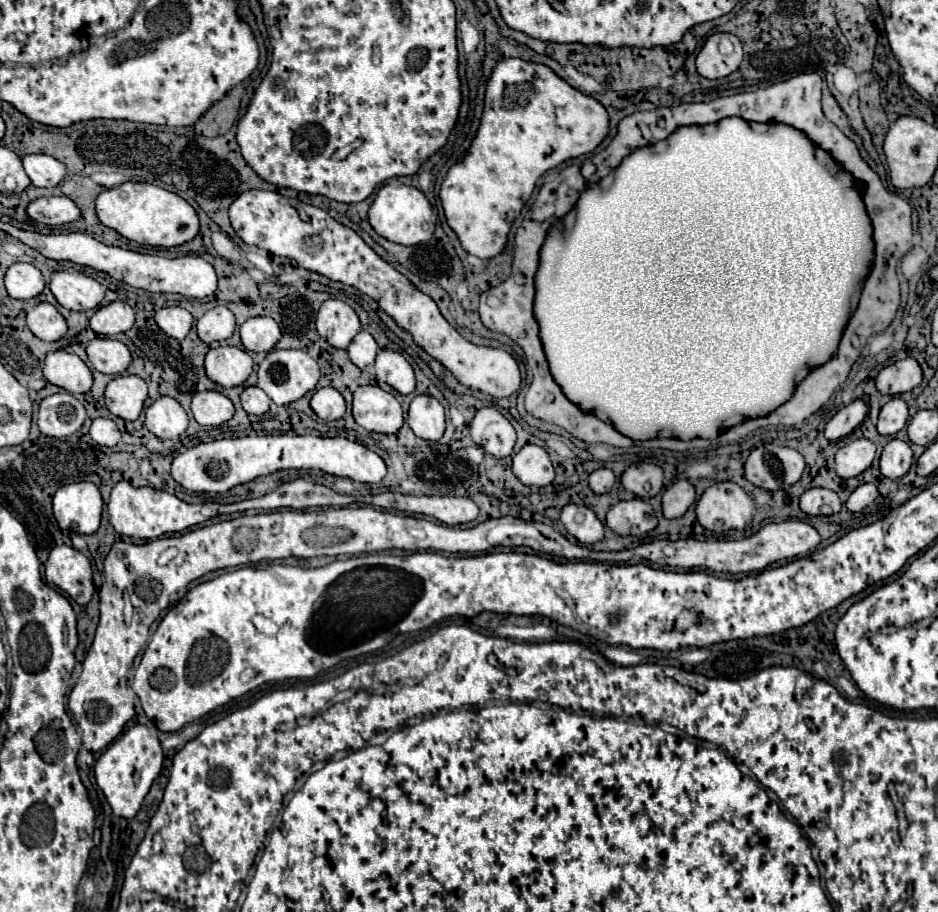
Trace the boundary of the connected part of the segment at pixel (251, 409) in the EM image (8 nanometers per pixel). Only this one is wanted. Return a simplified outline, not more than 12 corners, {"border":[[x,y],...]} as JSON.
{"border":[[246,387],[242,407],[246,413],[264,415],[270,397],[260,387]]}

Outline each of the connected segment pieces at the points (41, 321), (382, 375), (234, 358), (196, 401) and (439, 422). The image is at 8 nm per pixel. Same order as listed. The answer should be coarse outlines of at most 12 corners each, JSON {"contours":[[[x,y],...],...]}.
{"contours":[[[50,303],[28,309],[30,331],[42,341],[58,341],[66,319]],[[382,349],[376,377],[402,395],[416,389],[410,363],[396,351]],[[220,345],[206,353],[206,375],[222,387],[250,377],[252,357]],[[218,391],[194,395],[200,425],[222,425],[234,405]],[[418,395],[410,403],[408,425],[416,437],[444,435],[444,407]]]}

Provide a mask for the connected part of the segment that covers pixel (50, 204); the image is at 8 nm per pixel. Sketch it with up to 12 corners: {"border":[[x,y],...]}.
{"border":[[40,197],[28,203],[26,215],[56,227],[76,221],[80,209],[72,199]]}

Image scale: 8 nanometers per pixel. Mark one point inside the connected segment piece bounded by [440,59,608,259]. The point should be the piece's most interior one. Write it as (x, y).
(532, 121)

